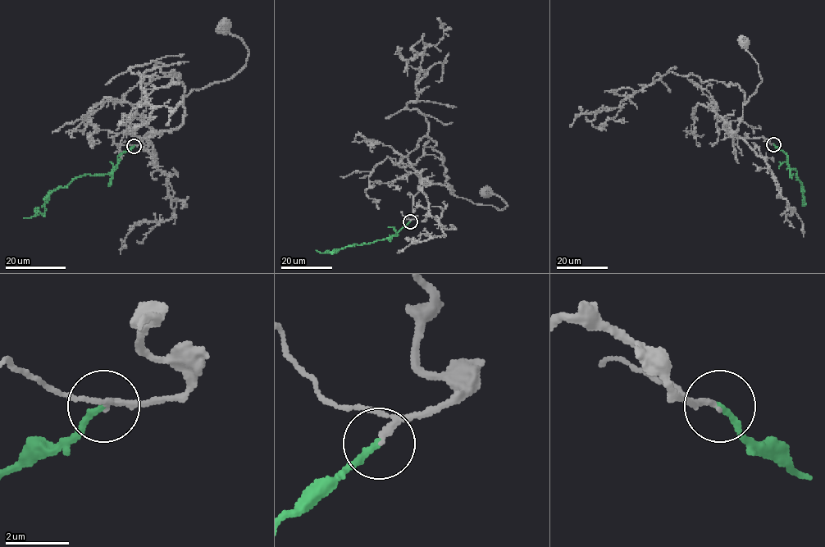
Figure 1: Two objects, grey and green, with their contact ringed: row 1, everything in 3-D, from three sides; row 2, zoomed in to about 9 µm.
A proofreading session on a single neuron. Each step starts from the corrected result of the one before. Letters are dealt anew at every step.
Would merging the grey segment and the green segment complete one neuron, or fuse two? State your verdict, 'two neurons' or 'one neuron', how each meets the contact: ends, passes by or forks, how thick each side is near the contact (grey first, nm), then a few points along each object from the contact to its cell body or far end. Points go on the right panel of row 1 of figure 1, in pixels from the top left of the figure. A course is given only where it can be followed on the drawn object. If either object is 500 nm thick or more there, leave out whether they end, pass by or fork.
one neuron | grey passes by | green ends | 120/200 nm | grey via (773, 144), (764, 138), (740, 138), (736, 134), (742, 106), (762, 80), (756, 60), (746, 50), (745, 42) | green via (773, 144), (786, 153), (787, 166), (796, 171), (804, 204), (802, 206)

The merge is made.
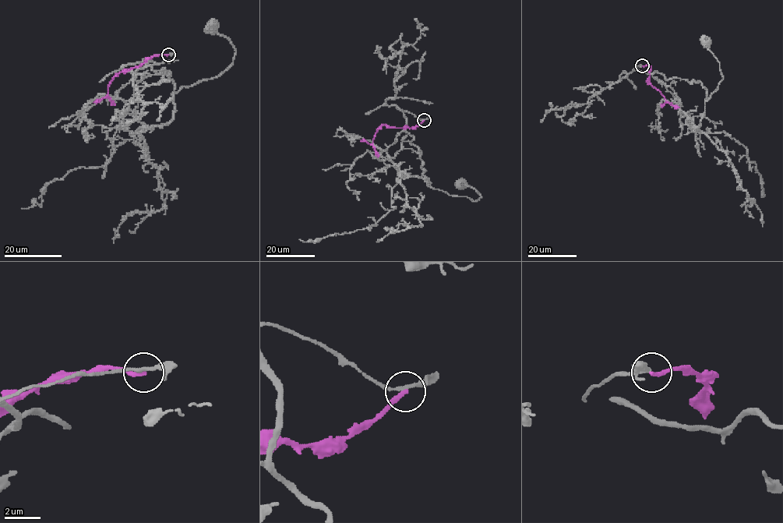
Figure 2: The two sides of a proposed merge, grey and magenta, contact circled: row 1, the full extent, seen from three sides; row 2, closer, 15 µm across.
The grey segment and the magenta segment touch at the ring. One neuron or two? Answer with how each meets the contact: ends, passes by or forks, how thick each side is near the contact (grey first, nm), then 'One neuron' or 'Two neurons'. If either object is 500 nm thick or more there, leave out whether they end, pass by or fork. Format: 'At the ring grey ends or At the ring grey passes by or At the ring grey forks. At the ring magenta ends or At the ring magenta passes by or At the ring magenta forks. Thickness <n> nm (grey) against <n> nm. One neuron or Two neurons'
At the ring grey passes by. At the ring magenta ends. Thickness 180 nm (grey) against 240 nm. Two neurons

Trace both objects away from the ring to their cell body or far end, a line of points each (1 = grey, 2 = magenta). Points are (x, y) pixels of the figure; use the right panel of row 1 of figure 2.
1: (642, 66), (633, 69), (657, 72), (668, 79), (700, 82), (708, 98), (723, 78), (707, 41)
2: (642, 66), (649, 67), (647, 82), (666, 100), (678, 107)

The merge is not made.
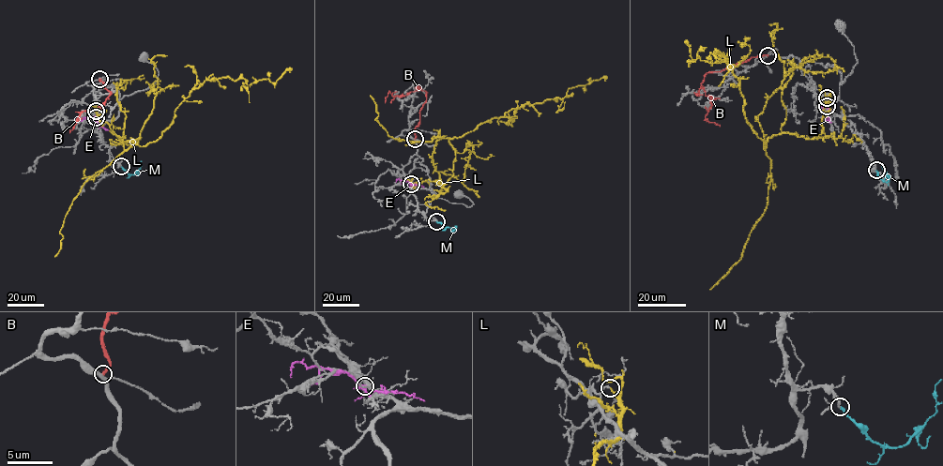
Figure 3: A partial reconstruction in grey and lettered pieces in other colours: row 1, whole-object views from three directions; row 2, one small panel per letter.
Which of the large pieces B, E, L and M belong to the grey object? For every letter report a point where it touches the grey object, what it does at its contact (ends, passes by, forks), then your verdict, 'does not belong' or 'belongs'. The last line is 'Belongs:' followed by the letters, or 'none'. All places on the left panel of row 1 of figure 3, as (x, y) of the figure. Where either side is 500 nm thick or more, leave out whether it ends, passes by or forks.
B: contact (99, 79); it ends; does not belong
E: contact (96, 117); it forks; does not belong
L: contact (96, 111); it ends; does not belong
M: contact (121, 166); it ends; belongs
Belongs: M

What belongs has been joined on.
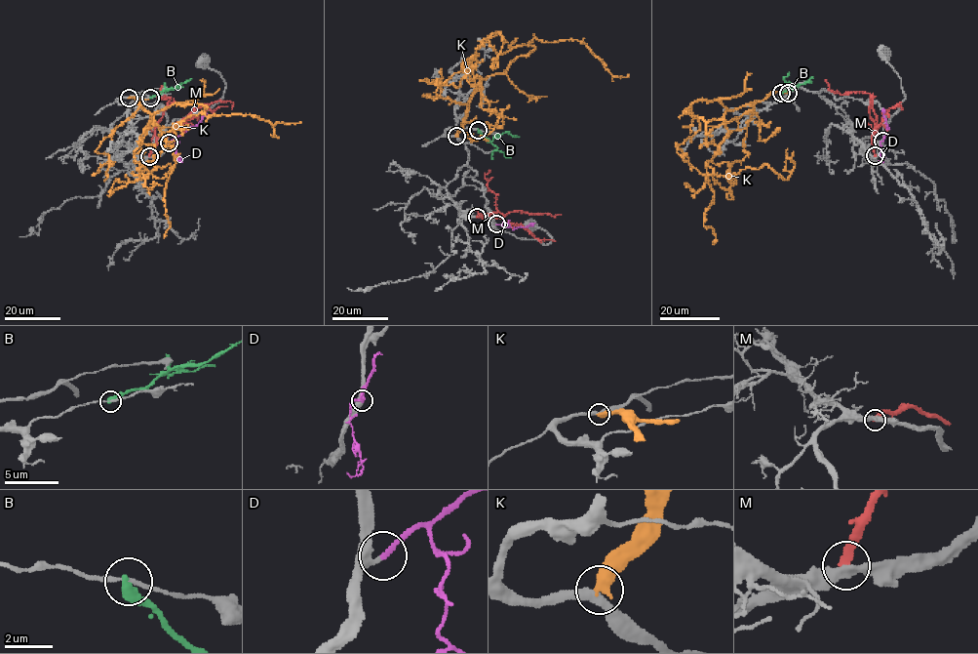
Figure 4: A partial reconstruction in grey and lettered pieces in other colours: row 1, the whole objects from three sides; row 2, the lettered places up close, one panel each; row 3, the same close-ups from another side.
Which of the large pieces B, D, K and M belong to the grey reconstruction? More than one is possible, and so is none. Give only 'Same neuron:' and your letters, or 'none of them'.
Same neuron: D

